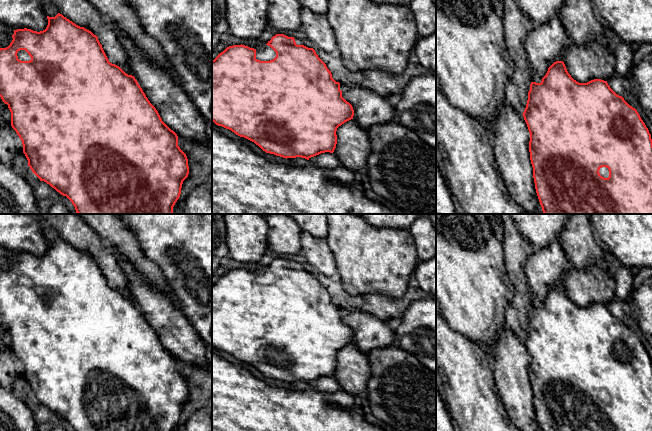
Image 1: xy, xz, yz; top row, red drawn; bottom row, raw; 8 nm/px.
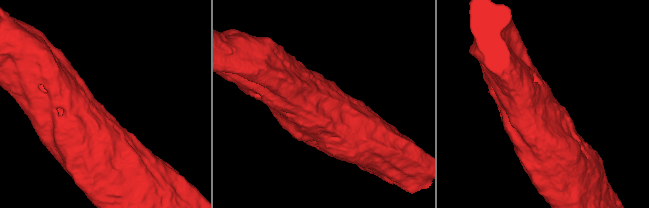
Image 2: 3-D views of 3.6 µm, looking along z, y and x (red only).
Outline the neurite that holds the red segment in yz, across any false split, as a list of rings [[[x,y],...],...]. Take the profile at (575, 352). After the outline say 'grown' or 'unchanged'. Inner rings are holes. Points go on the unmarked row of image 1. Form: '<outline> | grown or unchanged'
[[[556,285],[548,292],[540,307],[531,306],[523,341],[530,357],[530,384],[541,431],[652,431],[651,358],[637,334],[630,330],[622,320],[617,319],[607,305],[594,303],[587,307],[579,307],[568,297],[563,285]]] | grown

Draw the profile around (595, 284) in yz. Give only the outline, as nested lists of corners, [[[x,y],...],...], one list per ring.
[[[599,265],[582,270],[571,267],[563,274],[563,286],[571,301],[579,307],[594,303],[608,305],[615,298],[615,278]]]

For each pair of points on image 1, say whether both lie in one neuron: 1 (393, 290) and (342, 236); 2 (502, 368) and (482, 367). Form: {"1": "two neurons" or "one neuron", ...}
{"1": "one neuron", "2": "two neurons"}

